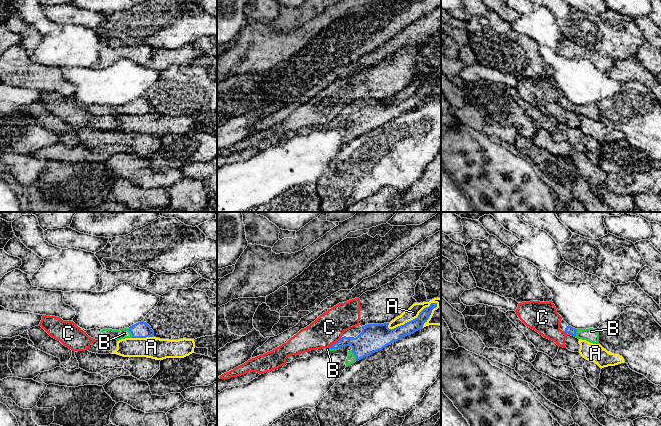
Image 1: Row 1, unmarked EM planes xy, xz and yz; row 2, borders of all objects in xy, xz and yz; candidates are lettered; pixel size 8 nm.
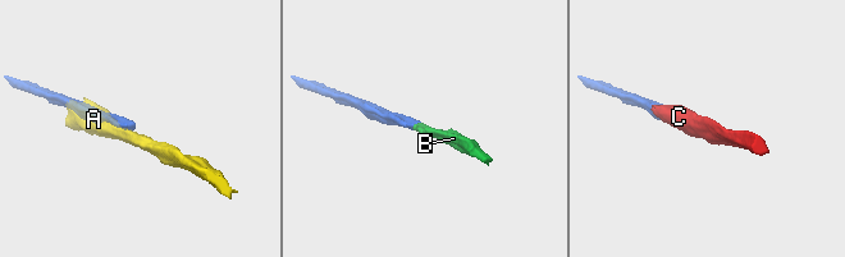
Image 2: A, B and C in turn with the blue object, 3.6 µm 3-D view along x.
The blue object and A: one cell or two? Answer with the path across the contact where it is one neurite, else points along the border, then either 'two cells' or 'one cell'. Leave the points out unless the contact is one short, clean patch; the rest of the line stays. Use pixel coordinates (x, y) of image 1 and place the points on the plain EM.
two cells

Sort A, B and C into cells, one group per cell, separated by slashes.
A / B / C

